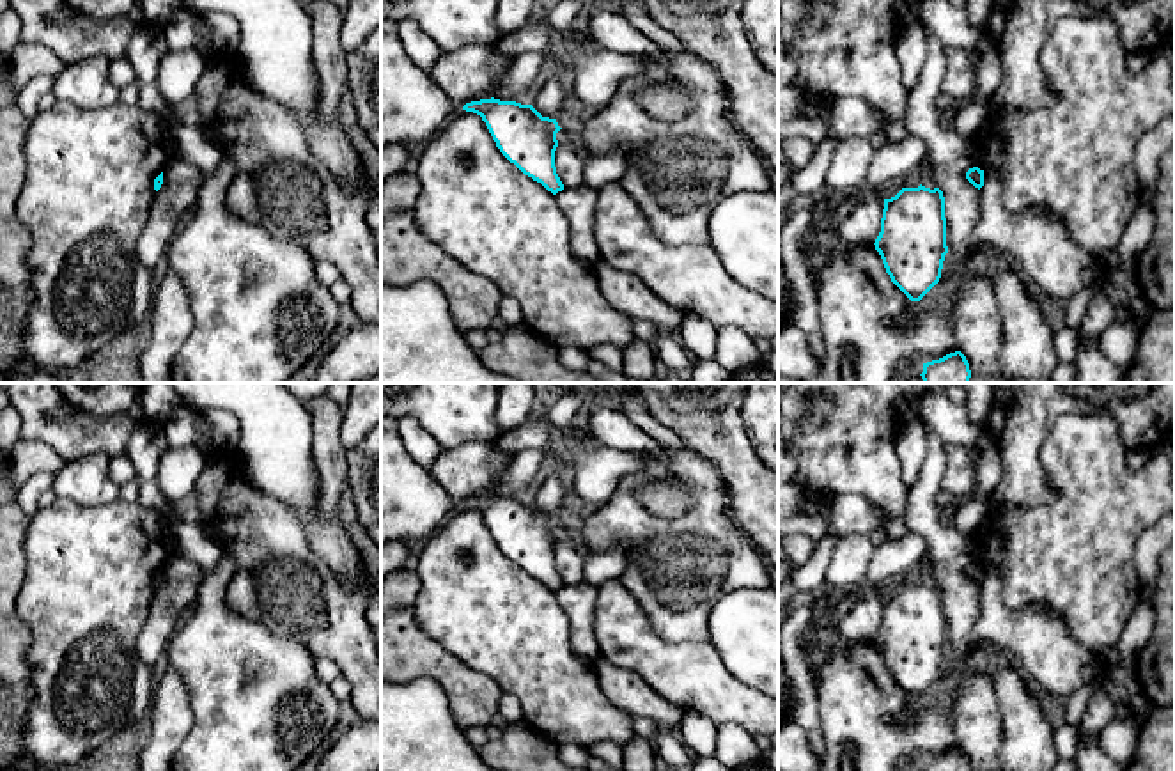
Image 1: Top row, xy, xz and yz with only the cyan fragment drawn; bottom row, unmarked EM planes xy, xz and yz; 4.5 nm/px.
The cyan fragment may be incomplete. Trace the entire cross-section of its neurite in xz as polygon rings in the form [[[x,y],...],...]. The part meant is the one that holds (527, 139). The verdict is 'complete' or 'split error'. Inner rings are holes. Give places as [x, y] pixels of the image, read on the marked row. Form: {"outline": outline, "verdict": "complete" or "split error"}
{"outline": [[[480,99],[463,106],[482,117],[500,152],[525,175],[556,195],[564,184],[556,174],[556,119],[542,117],[532,105]]], "verdict": "complete"}

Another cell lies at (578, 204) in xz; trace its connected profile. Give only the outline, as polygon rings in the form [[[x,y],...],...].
[[[583,184],[556,193],[562,213],[571,222],[571,250],[576,259],[594,268],[599,259],[595,241],[597,190]]]

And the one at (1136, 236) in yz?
[[[1141,204],[1140,211],[1125,227],[1117,246],[1117,268],[1127,273],[1136,271],[1140,255],[1147,250],[1154,234],[1154,213],[1148,204]]]

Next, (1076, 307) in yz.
[[[1117,248],[1097,257],[1097,262],[1101,266],[1101,278],[1093,285],[1081,289],[1072,300],[1067,301],[1065,324],[1070,328],[1079,326],[1081,319],[1085,317],[1090,300],[1095,296],[1099,289],[1102,289],[1106,276],[1113,269],[1117,269]]]

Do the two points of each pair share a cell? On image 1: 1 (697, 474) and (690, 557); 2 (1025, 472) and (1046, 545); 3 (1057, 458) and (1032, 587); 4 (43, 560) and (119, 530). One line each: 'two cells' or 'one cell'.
1: one cell
2: two cells
3: one cell
4: one cell

